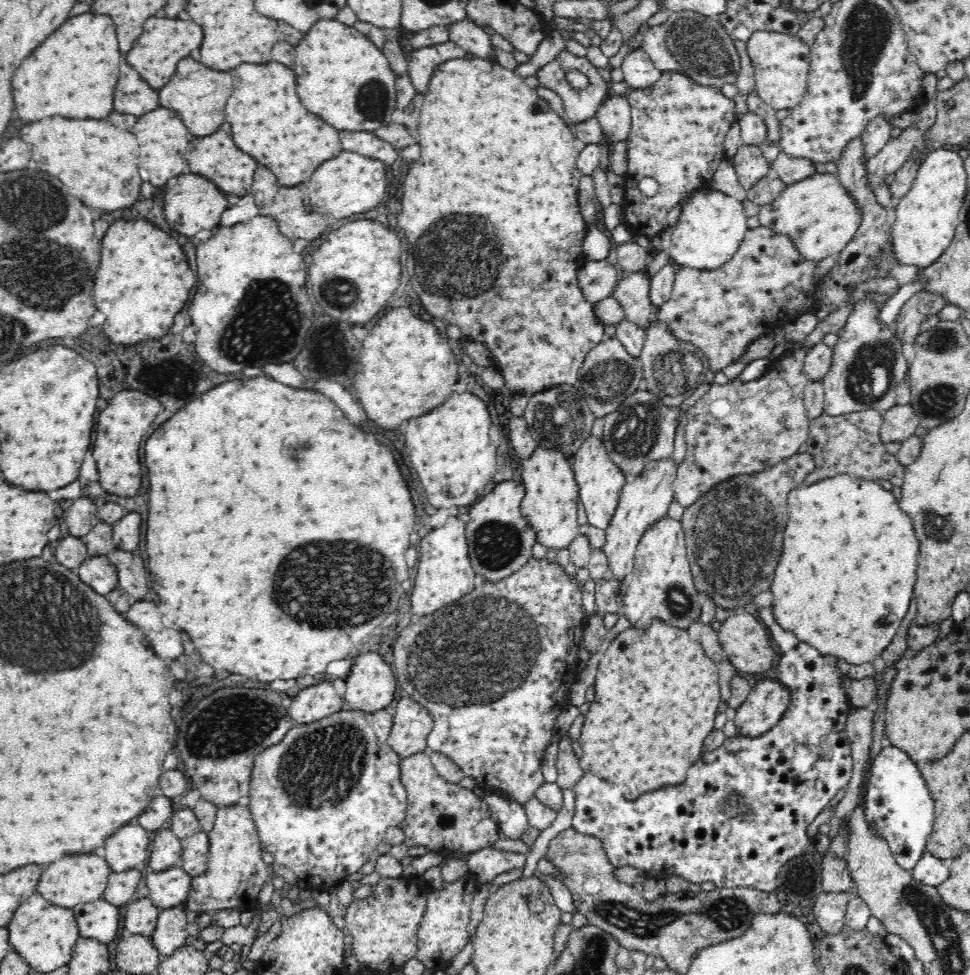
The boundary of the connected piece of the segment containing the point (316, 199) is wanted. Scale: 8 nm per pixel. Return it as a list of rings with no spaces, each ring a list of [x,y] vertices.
[[[342,152],[338,158],[324,162],[324,166],[320,166],[312,174],[308,182],[308,192],[316,212],[322,210],[330,212],[334,218],[348,218],[376,208],[386,196],[386,186],[386,168],[382,166],[382,162],[360,154]]]

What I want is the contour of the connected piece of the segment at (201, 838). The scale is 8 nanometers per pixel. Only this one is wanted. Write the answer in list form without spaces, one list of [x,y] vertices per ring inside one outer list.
[[[200,830],[181,840],[182,856],[180,867],[190,877],[202,876],[207,869],[209,840],[207,833]]]

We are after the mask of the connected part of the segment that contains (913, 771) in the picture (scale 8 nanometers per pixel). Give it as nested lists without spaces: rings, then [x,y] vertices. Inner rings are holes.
[[[884,747],[871,765],[871,776],[863,794],[863,815],[869,832],[889,846],[892,856],[904,870],[918,864],[932,835],[935,806],[921,770],[901,750]]]

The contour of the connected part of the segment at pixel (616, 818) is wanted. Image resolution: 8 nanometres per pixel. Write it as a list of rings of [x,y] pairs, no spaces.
[[[762,608],[762,618],[764,624],[772,630],[772,636],[780,646],[781,656],[778,666],[776,666],[776,680],[780,681],[788,688],[791,701],[788,708],[784,711],[782,718],[770,730],[756,738],[748,738],[744,736],[728,737],[720,748],[701,754],[701,758],[696,760],[687,770],[685,779],[679,783],[668,783],[663,787],[651,791],[644,791],[635,799],[624,797],[618,785],[603,779],[591,773],[585,773],[580,782],[574,786],[573,792],[575,795],[574,815],[572,818],[572,826],[580,833],[596,835],[602,842],[602,846],[608,855],[608,859],[612,861],[612,865],[616,868],[621,866],[634,866],[649,873],[649,876],[669,876],[678,875],[694,884],[704,884],[704,882],[712,882],[717,887],[736,888],[736,887],[756,887],[766,892],[774,891],[779,881],[780,870],[786,862],[790,862],[792,858],[804,854],[813,849],[814,836],[810,836],[810,824],[816,822],[816,818],[824,812],[824,808],[830,804],[830,800],[836,798],[838,790],[844,788],[852,778],[852,770],[854,770],[854,758],[852,758],[852,744],[850,744],[850,736],[848,736],[848,714],[854,708],[851,700],[847,696],[847,688],[844,685],[844,673],[841,672],[839,666],[839,658],[830,654],[821,654],[816,648],[812,648],[808,642],[800,642],[798,636],[790,630],[784,630],[776,618],[772,616],[770,608]]]

